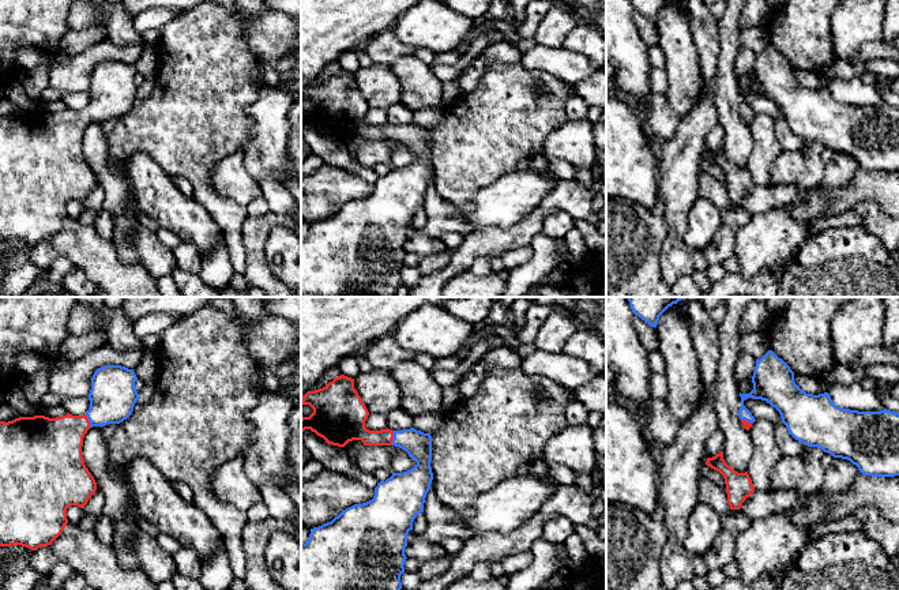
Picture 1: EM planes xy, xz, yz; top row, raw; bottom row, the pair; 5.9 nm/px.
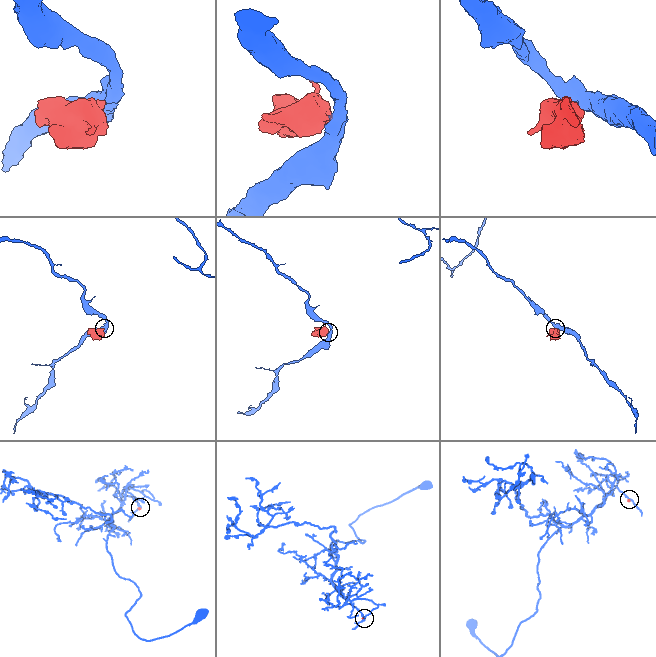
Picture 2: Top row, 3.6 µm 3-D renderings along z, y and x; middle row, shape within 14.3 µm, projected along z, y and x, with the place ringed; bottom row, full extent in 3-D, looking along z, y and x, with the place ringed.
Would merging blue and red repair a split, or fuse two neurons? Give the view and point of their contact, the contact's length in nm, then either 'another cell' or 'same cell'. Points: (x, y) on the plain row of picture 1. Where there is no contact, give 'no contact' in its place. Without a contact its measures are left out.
xz (394, 132) | 90 nm | same cell

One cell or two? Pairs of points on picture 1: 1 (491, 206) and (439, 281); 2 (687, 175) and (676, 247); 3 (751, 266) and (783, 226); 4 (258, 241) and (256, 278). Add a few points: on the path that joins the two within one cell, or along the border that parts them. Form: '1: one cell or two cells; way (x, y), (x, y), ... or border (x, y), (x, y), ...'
1: two cells; border (508, 226), (482, 226), (477, 229)
2: one cell; way (679, 192), (676, 229)
3: one cell; way (755, 256), (774, 236)
4: one cell; way (256, 251), (256, 269)

